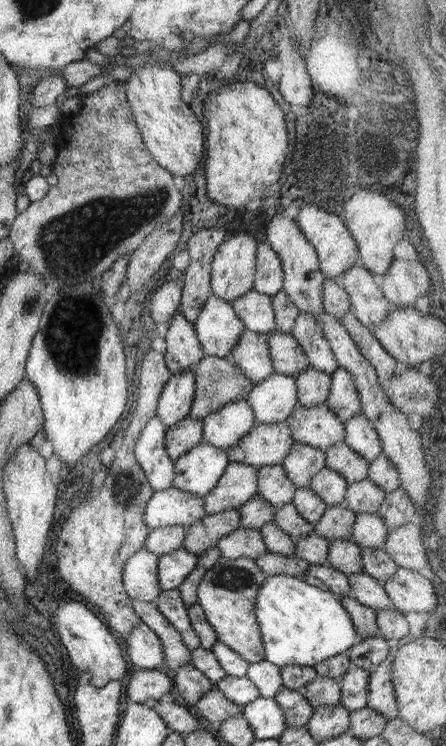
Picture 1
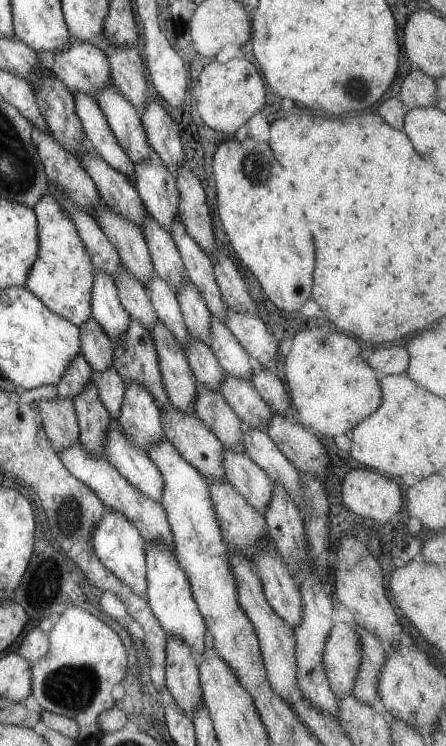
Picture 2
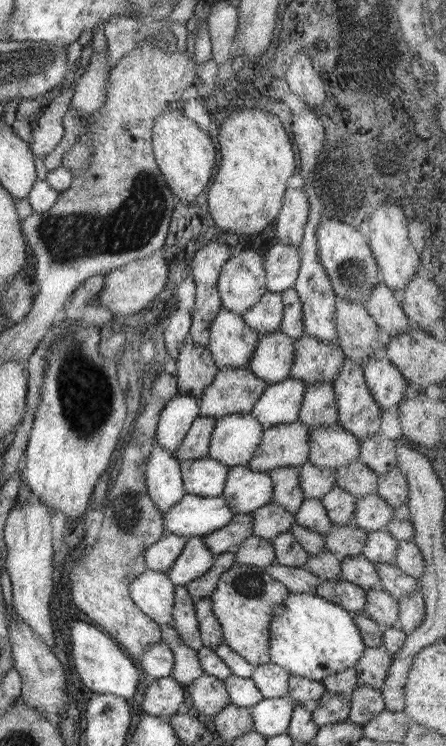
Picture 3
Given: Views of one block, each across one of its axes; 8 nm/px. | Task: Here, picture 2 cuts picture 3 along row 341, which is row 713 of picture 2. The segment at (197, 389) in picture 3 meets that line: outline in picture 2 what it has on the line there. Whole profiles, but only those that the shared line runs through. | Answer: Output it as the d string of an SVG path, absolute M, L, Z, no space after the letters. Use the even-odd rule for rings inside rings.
M168 636L166 647L166 687L172 694L178 708L192 717L198 706L202 706L202 688L196 655L178 640L178 636Z

